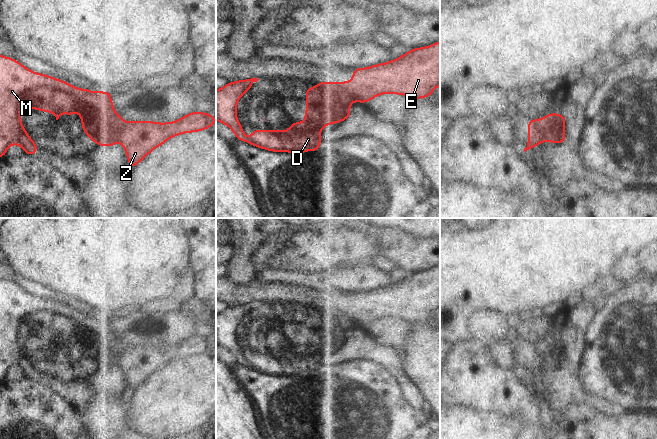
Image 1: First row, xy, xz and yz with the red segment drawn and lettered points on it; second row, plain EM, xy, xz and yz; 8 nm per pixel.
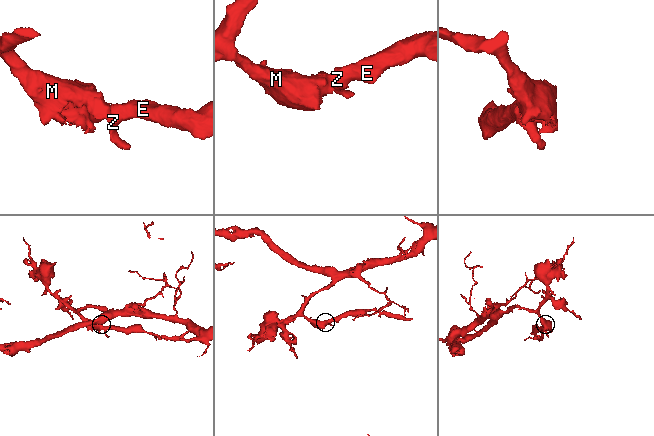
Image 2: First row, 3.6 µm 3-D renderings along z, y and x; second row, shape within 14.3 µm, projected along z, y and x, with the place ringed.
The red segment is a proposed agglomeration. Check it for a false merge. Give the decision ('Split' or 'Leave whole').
Split.

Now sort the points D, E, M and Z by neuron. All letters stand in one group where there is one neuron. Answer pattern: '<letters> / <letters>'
D M / E Z

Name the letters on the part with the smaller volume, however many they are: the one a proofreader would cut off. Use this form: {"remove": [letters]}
{"remove": ["E", "Z"]}

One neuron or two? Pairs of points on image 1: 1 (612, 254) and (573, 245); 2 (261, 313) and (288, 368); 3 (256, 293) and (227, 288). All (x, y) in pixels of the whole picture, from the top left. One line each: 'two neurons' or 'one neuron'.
1: one neuron
2: one neuron
3: one neuron

